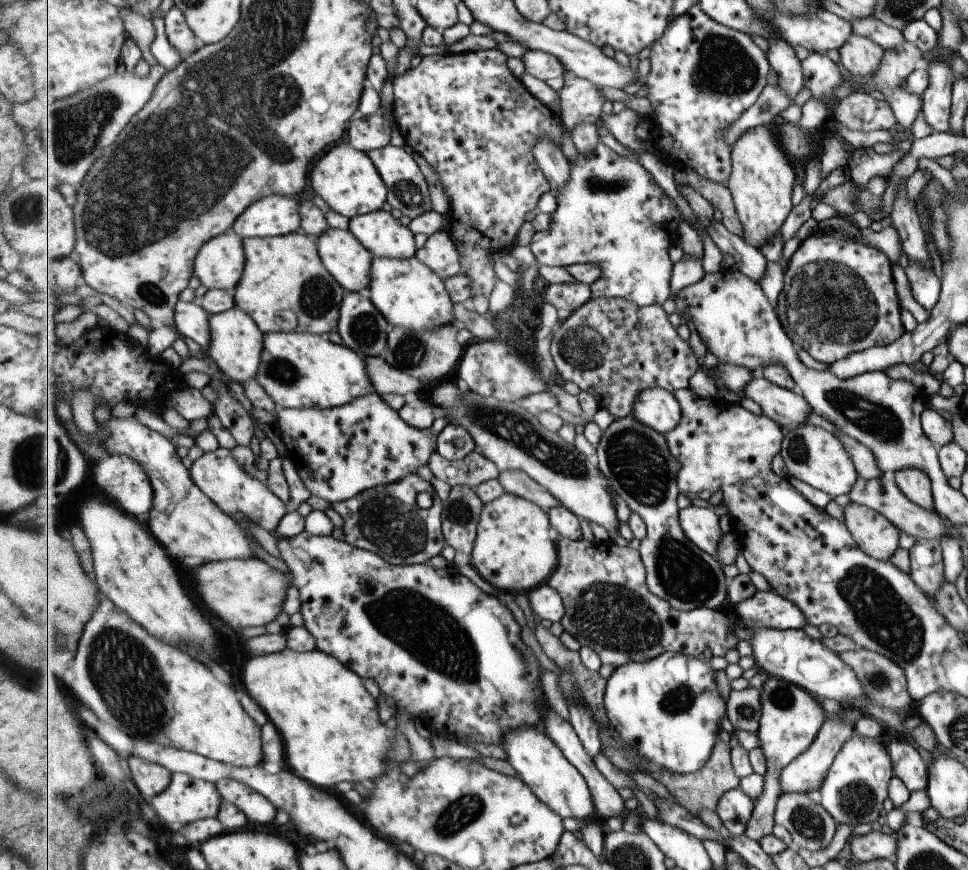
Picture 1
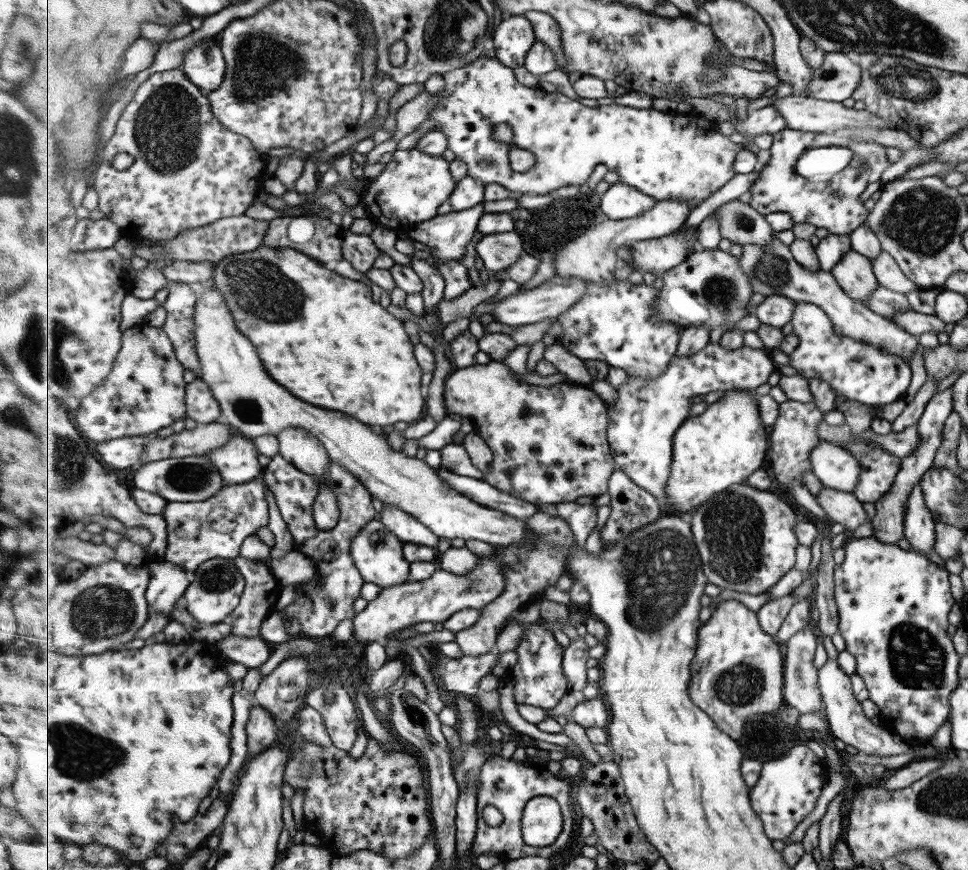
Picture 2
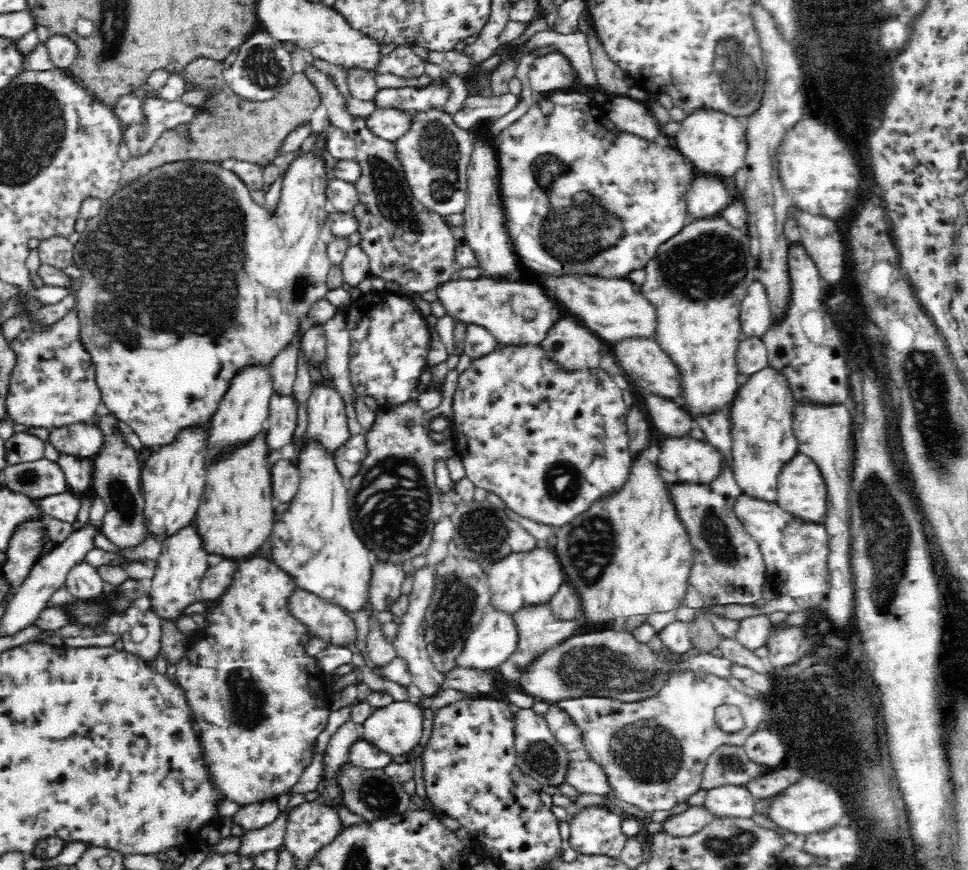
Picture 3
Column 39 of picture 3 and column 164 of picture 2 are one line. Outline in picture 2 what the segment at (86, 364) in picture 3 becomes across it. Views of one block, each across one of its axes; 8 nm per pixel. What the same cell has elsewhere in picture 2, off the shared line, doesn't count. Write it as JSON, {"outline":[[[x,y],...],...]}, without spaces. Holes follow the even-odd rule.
{"outline":[[[137,325],[124,331],[124,342],[121,352],[117,355],[113,370],[105,383],[89,393],[83,402],[75,402],[72,408],[74,423],[85,438],[91,438],[92,443],[122,439],[127,437],[155,434],[161,428],[175,424],[185,418],[187,412],[186,394],[188,381],[186,368],[178,360],[176,348],[164,327],[149,327]]]}

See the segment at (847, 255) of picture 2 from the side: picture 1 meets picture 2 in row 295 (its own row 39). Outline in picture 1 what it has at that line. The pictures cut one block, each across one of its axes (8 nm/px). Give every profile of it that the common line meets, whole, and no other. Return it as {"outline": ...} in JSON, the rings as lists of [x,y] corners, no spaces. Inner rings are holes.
{"outline":[[[852,33],[849,40],[845,40],[845,44],[839,48],[838,53],[840,64],[851,76],[869,78],[879,68],[883,51],[869,38]]]}

